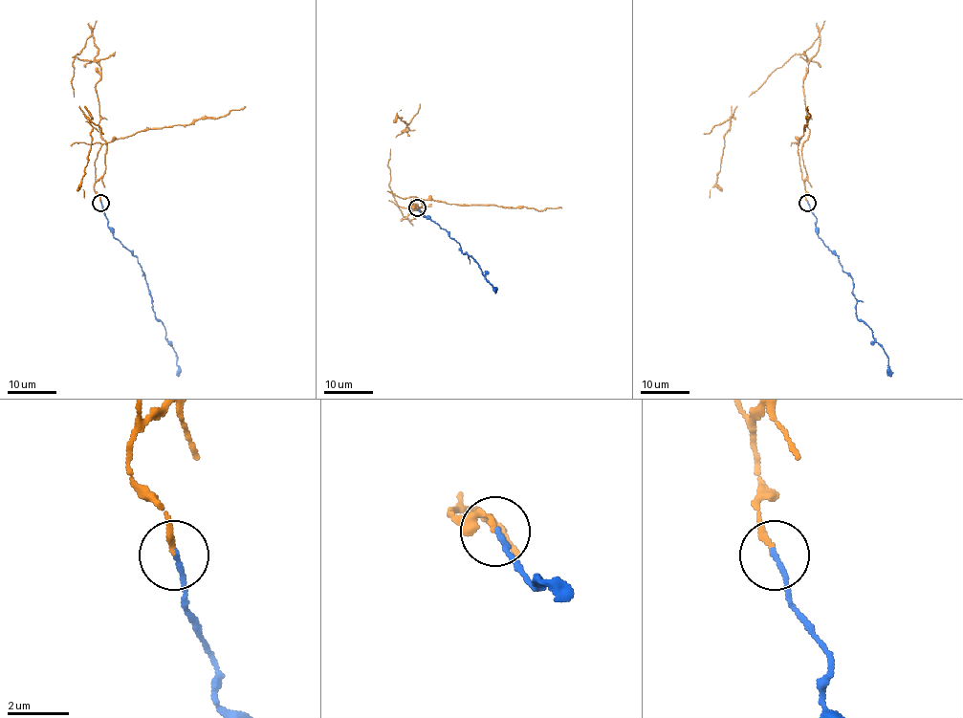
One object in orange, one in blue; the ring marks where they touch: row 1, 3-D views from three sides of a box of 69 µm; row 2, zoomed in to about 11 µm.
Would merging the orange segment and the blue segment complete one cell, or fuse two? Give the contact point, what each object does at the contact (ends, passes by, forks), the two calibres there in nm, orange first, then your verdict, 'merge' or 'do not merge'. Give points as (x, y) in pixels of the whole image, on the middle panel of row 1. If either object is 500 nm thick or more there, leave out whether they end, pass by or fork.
place (417, 207); orange ends; blue ends; calibres 170 and 170 nm; do not merge

